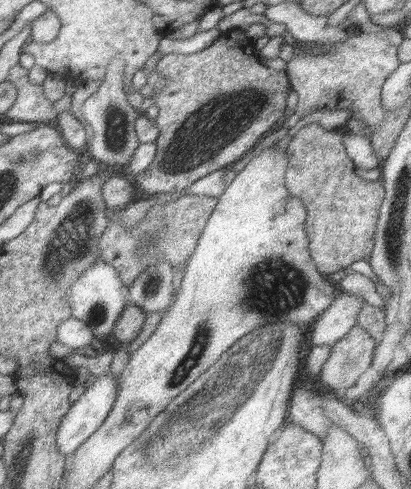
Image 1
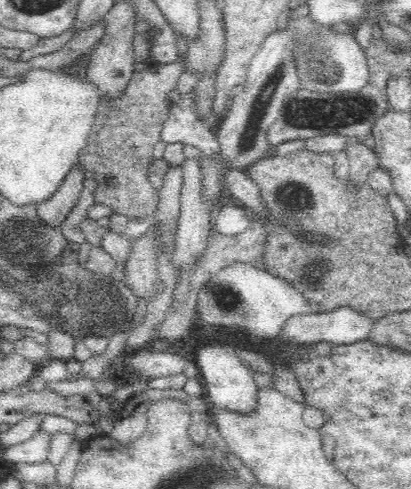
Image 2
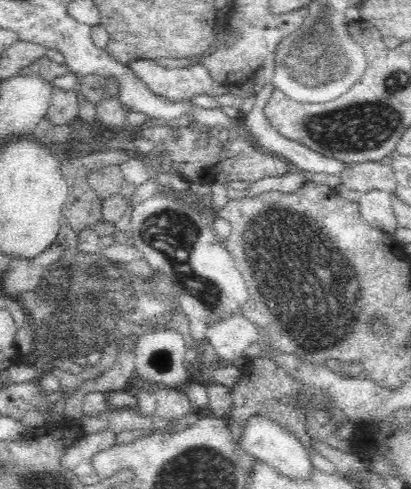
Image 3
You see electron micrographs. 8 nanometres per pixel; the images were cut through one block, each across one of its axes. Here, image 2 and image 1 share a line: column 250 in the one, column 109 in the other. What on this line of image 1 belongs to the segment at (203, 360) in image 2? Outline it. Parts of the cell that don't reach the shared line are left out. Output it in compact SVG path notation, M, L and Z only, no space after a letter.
M95 376L97 380L77 398L77 402L71 404L71 408L67 410L67 414L63 416L63 422L59 422L57 428L57 436L55 436L55 444L57 444L57 452L63 456L71 454L73 450L77 450L81 446L81 442L85 442L95 430L99 430L99 426L103 424L103 420L107 418L109 410L113 408L115 396L117 396L117 380L119 376Z

